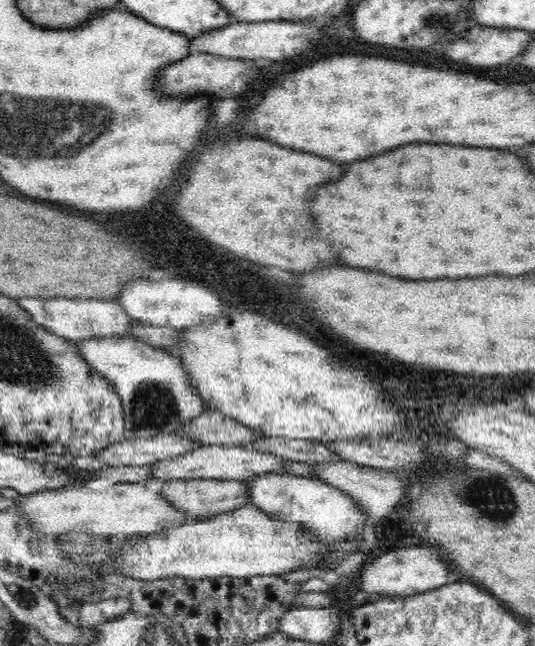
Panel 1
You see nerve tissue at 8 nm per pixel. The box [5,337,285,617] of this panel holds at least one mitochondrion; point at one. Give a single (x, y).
(154, 407)

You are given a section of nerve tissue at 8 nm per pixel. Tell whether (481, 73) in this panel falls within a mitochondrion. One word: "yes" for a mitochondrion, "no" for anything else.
no

